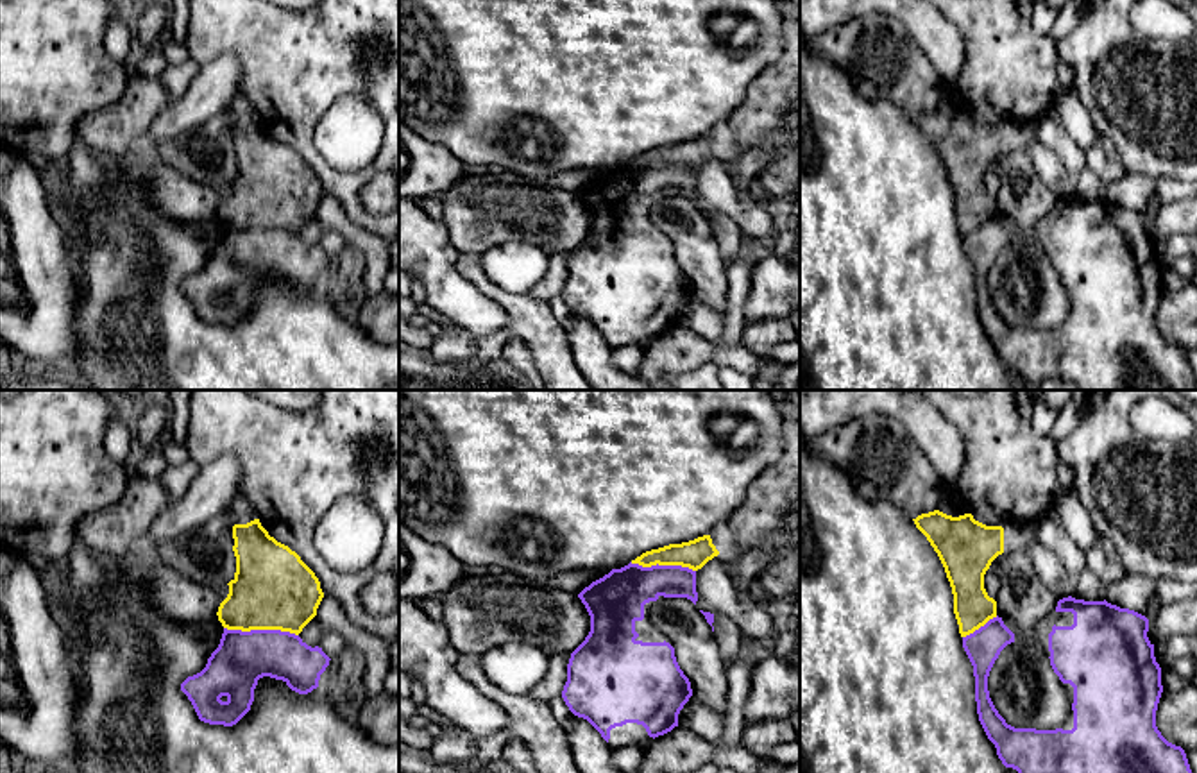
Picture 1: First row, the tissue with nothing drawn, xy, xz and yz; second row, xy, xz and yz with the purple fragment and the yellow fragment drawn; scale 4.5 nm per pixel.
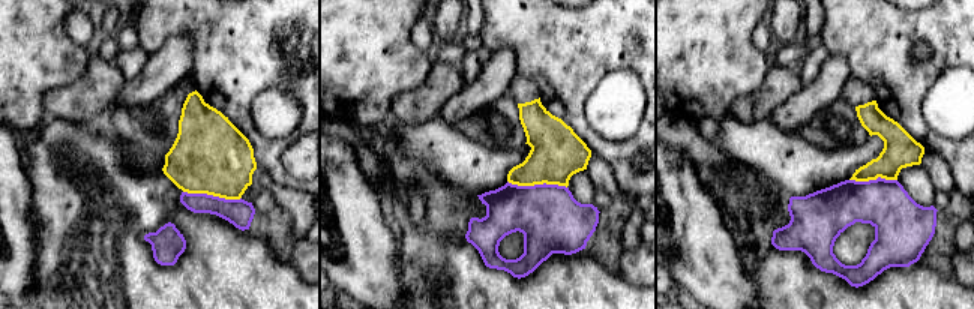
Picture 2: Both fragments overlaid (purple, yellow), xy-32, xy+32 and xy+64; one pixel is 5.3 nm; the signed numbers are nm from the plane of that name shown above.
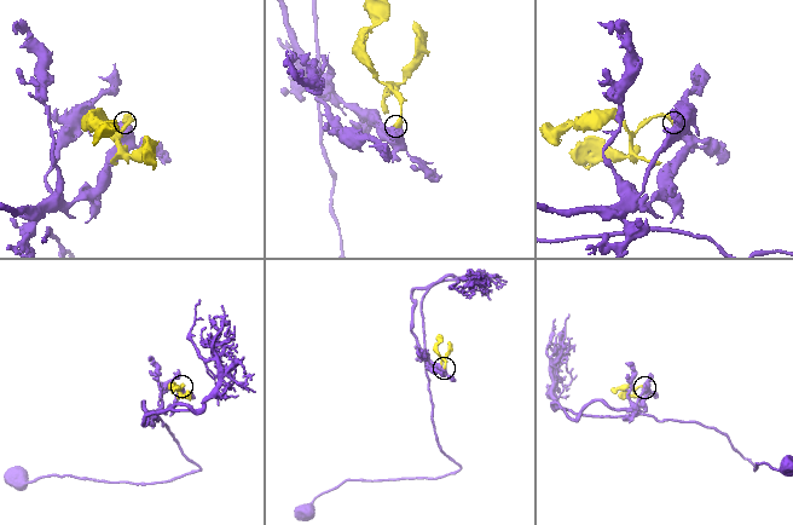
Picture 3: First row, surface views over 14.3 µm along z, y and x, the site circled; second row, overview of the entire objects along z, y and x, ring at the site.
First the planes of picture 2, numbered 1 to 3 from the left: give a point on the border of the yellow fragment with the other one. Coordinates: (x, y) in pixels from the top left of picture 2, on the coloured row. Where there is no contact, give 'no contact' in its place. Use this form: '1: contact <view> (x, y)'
1: contact xy-32 (212, 195)
2: contact xy+32 (538, 185)
3: contact xy+64 (874, 180)

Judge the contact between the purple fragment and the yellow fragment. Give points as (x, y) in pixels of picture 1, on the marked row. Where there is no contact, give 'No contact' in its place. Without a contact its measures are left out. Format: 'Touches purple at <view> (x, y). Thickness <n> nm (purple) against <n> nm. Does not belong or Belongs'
Touches purple at xy (262, 630). Thickness 240 nm (purple) against 360 nm. Does not belong

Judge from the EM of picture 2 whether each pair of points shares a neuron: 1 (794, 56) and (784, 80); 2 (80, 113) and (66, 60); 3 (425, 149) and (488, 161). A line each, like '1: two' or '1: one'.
1: two
2: two
3: one

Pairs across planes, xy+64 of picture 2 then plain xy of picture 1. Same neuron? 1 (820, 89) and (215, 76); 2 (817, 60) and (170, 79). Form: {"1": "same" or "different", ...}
{"1": "same", "2": "same"}

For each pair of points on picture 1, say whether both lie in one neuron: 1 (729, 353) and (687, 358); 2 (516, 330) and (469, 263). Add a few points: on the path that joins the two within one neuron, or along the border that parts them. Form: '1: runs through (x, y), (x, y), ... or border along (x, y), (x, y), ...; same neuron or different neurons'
1: runs through (718, 353), (698, 353); same neuron
2: runs through (516, 312), (482, 281); same neuron

